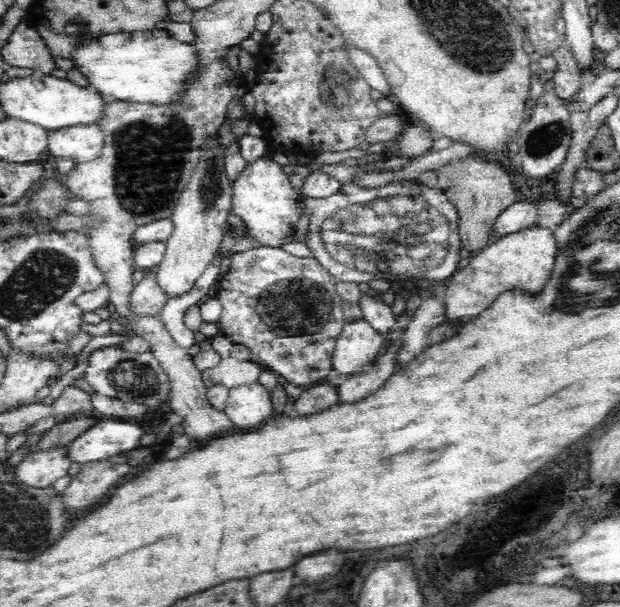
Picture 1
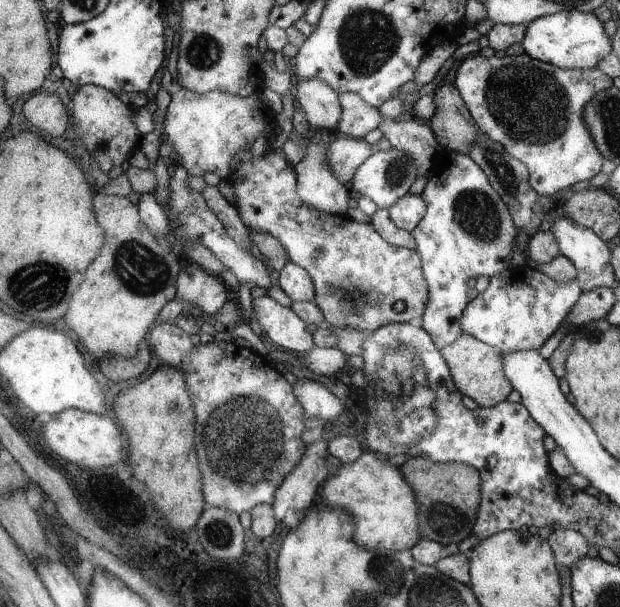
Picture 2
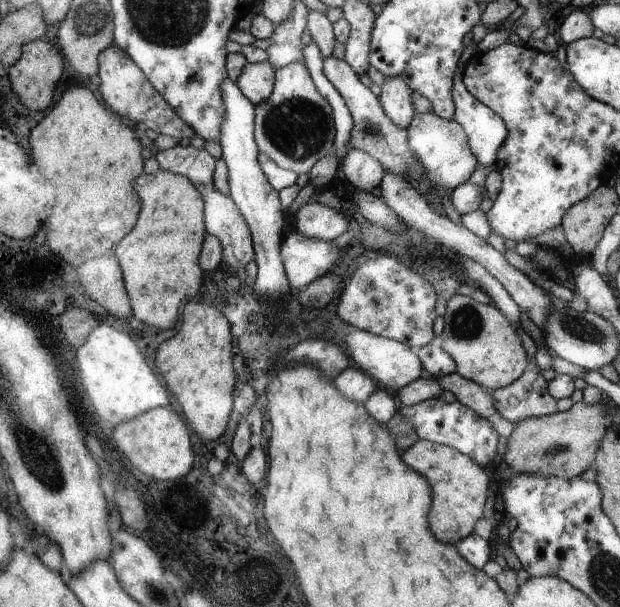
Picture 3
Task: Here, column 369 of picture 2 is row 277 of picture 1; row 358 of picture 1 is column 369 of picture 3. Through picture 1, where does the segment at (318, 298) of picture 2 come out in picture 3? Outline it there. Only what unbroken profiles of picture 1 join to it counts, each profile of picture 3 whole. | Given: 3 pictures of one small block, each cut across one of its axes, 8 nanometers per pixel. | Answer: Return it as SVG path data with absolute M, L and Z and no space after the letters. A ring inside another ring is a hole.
M370 252L370 258L366 264L362 264L354 276L346 282L343 291L338 295L338 316L348 325L356 329L362 329L387 339L394 339L401 343L407 343L409 347L418 350L435 337L433 322L436 320L436 300L438 300L435 288L422 276L408 268L408 264L398 262L390 254L384 252Z

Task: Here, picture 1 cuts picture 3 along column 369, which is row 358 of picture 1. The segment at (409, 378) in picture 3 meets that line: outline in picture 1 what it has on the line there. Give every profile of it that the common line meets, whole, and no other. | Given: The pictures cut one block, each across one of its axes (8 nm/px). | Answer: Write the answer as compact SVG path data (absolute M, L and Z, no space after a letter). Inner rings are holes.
M363 318L345 321L337 336L332 366L340 374L355 375L364 371L380 354L384 336Z

